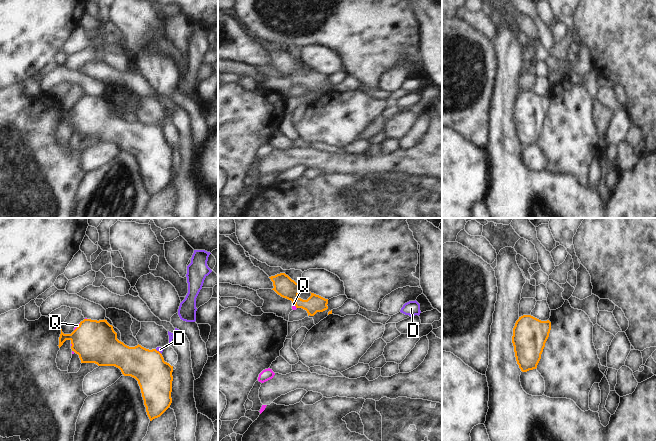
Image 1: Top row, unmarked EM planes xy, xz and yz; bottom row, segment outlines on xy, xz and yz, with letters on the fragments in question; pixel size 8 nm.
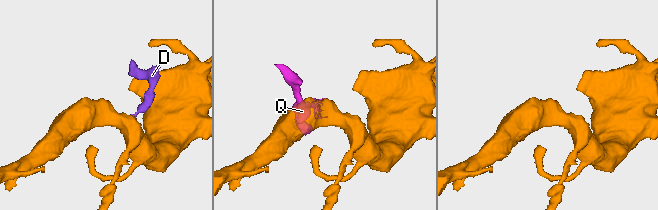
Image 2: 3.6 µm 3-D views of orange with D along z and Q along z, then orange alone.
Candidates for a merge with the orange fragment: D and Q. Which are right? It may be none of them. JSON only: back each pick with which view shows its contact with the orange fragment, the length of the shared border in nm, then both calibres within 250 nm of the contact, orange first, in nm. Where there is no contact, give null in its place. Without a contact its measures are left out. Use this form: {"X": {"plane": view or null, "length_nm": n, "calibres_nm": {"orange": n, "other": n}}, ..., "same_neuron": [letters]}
{"D": {"plane": "xy", "length_nm": 70, "calibres_nm": {"orange": 280, "other": 50}}, "Q": {"plane": "xz", "length_nm": 70, "calibres_nm": {"orange": 160, "other": 30}}, "same_neuron": ["D", "Q"]}

